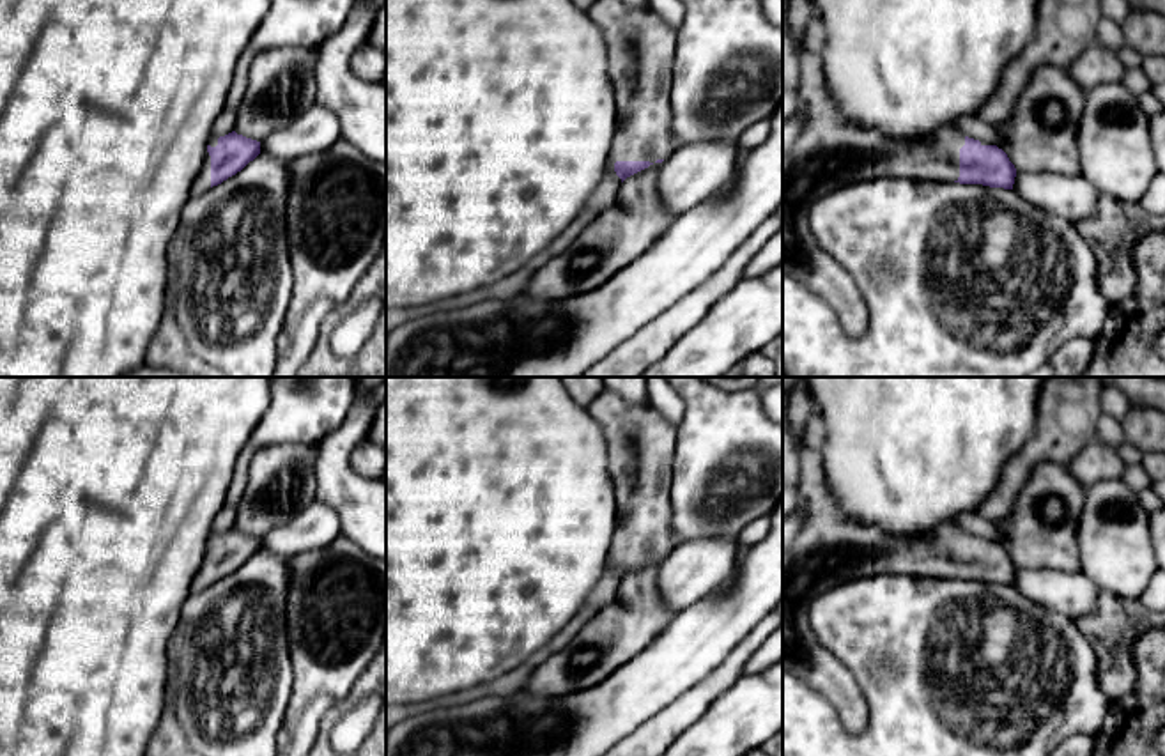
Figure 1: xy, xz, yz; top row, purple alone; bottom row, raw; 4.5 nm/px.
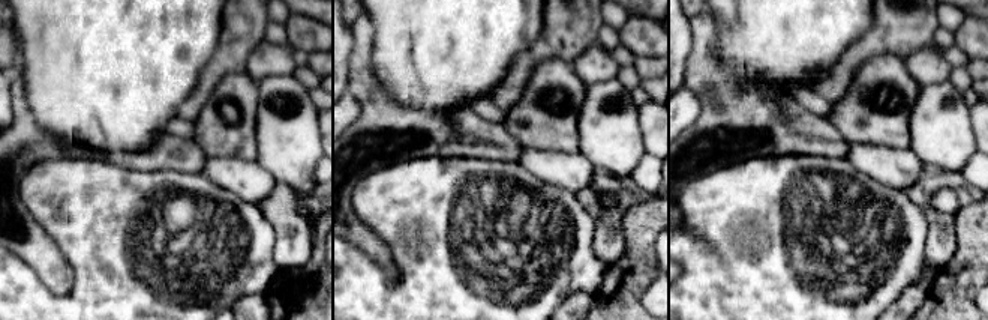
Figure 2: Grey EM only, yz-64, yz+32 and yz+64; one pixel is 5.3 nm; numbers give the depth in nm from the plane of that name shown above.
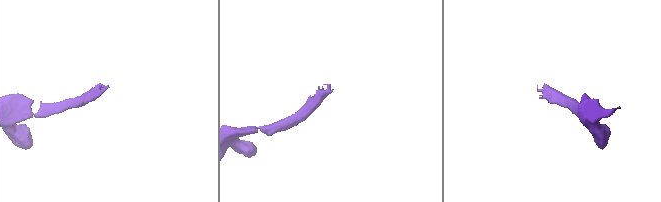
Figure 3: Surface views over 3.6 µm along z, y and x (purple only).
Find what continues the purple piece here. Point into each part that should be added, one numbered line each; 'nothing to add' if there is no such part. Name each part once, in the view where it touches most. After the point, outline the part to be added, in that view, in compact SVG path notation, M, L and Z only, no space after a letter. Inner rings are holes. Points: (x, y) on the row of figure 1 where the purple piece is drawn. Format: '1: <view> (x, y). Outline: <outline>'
1: xz (641, 45). Outline: M595 0L586 14L604 34L616 96L607 172L616 161L664 159L673 150L676 30L650 5L630 7L621 0Z

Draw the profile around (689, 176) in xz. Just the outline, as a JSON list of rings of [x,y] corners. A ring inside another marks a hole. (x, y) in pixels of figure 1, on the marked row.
[[[698,142],[673,149],[659,172],[659,191],[669,214],[706,202],[735,175],[737,142]]]

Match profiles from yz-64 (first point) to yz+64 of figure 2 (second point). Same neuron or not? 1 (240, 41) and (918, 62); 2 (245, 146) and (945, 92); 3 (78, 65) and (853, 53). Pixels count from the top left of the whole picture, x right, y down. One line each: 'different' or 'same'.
1: different
2: different
3: different

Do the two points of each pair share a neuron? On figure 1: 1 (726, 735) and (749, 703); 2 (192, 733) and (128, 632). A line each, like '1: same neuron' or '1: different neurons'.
1: same neuron
2: different neurons

